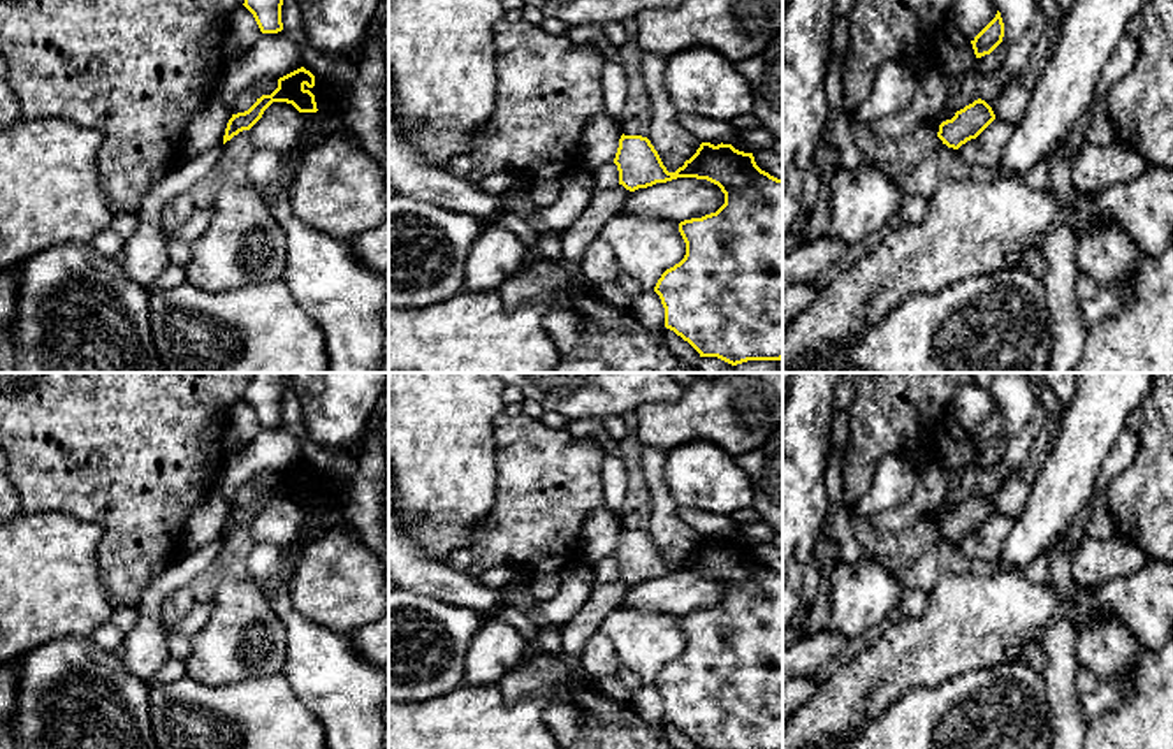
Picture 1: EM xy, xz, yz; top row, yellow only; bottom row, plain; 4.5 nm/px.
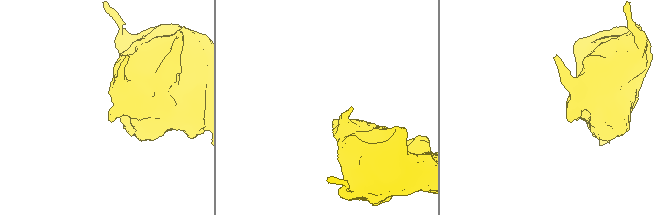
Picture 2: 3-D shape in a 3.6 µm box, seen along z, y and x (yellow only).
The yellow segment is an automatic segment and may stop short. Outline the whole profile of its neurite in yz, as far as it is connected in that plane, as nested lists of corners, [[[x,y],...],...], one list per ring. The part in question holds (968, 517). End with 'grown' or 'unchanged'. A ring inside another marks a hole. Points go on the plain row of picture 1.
[[[978,492],[957,505],[951,513],[943,515],[937,531],[948,542],[958,543],[967,534],[976,533],[994,513],[992,501]]]; unchanged

